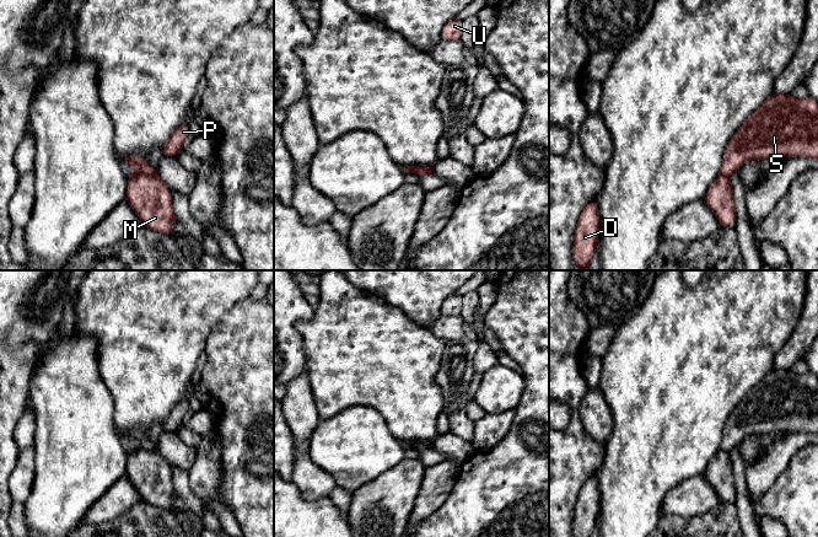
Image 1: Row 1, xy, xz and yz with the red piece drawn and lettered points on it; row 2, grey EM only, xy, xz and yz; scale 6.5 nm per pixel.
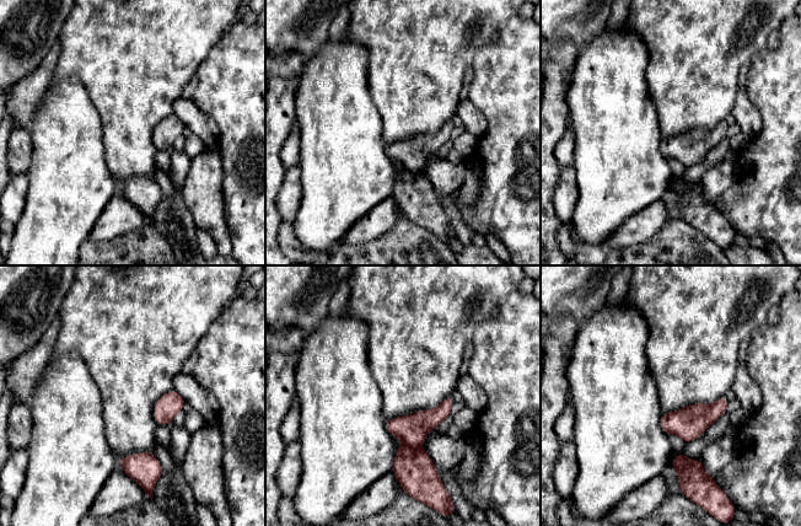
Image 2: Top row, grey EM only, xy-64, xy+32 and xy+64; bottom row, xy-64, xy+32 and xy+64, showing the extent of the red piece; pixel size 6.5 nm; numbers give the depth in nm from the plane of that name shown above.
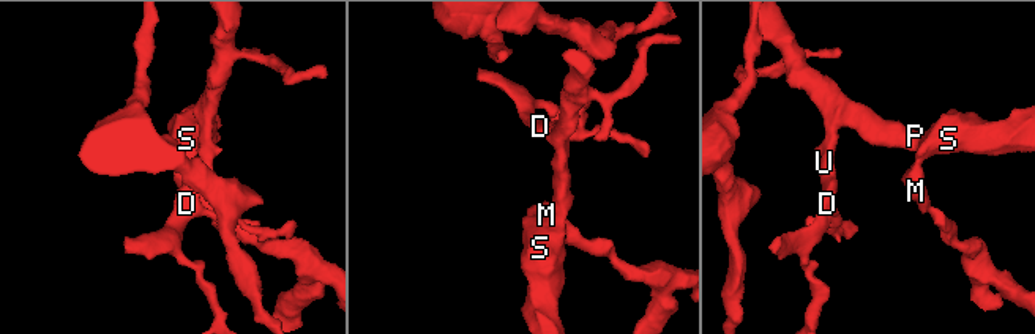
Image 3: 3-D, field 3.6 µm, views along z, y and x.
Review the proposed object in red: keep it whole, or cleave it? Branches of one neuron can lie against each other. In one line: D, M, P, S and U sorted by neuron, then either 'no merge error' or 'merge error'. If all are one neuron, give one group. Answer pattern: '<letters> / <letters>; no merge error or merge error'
D P S U / M; merge error

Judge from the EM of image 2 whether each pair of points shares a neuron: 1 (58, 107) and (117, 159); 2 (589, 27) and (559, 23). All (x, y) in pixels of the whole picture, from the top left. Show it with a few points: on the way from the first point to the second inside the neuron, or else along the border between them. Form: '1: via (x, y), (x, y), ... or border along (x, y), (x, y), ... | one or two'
1: border along (100, 119), (103, 157), (112, 176) | two
2: via (581, 23), (566, 23) | one

